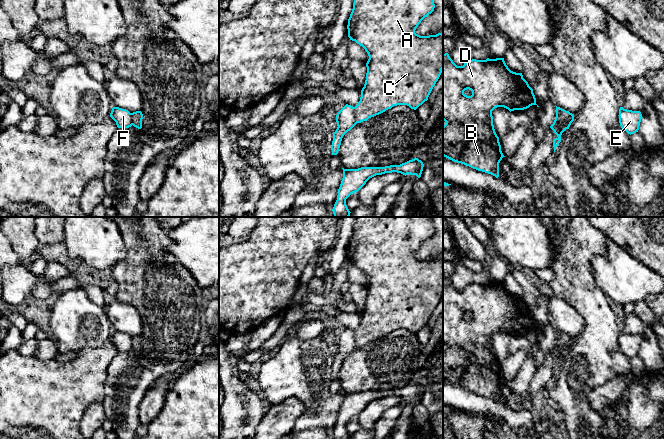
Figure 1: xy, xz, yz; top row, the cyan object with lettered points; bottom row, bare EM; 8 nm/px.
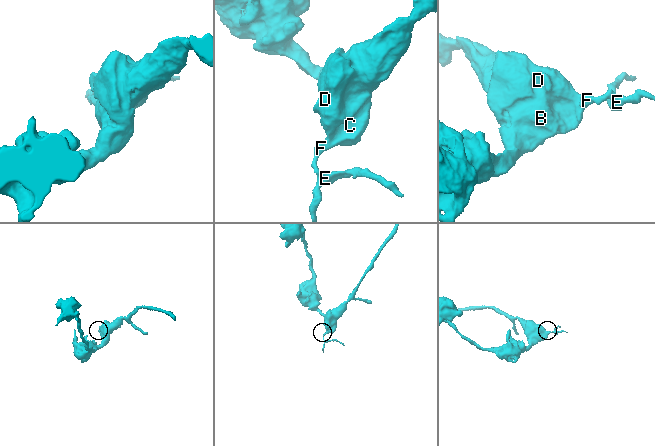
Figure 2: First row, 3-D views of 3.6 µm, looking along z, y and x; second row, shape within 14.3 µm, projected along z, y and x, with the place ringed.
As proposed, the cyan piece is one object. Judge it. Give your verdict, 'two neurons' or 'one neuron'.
two neurons

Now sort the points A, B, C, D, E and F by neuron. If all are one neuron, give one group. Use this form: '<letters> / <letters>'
A B C D / E F

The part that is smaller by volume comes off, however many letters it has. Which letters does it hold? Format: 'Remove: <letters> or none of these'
Remove: E, F

